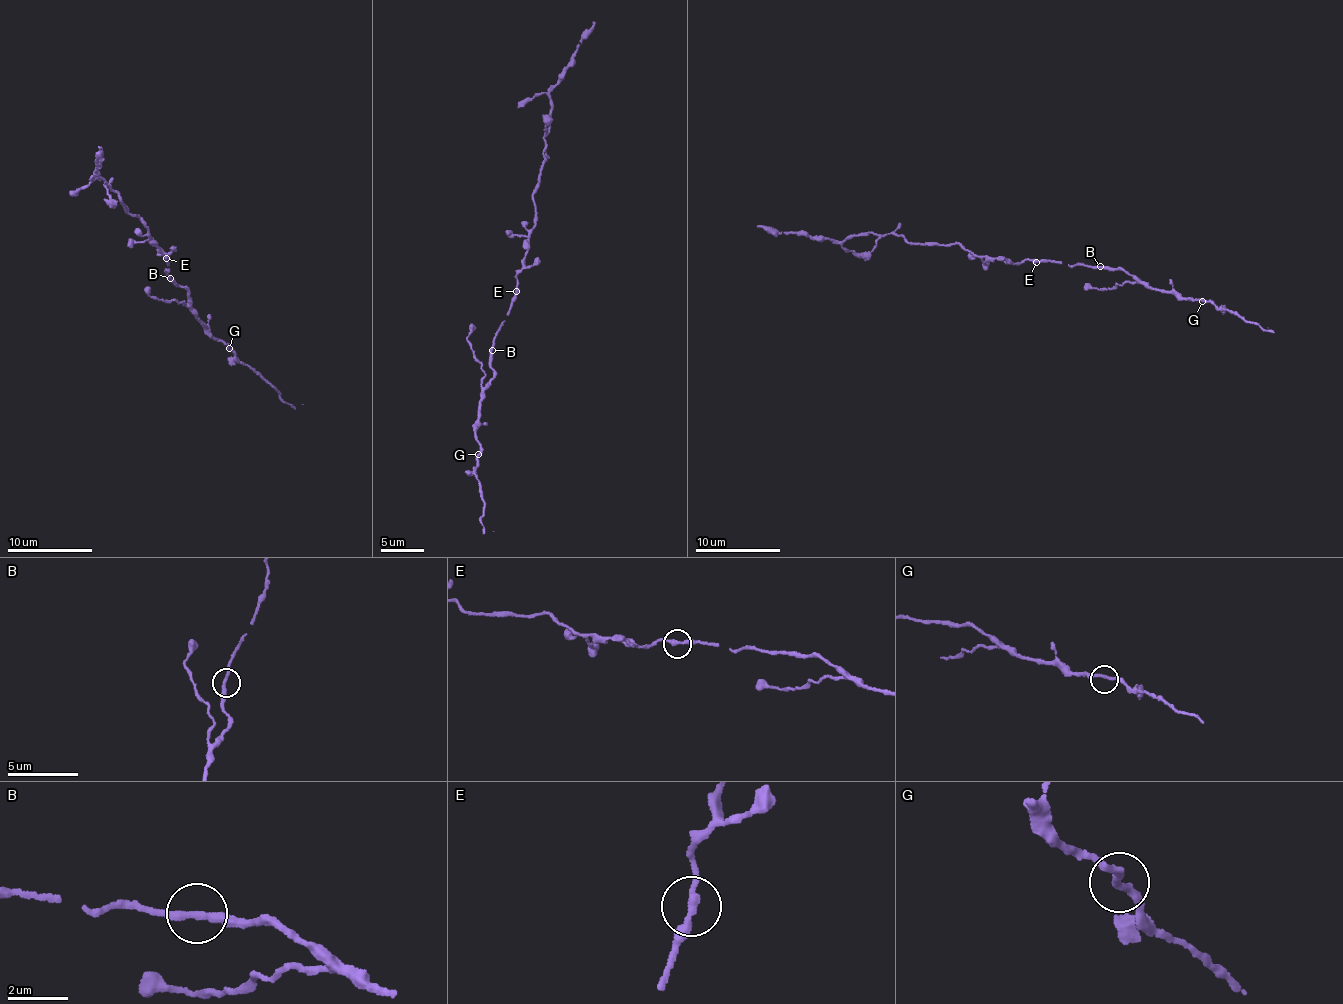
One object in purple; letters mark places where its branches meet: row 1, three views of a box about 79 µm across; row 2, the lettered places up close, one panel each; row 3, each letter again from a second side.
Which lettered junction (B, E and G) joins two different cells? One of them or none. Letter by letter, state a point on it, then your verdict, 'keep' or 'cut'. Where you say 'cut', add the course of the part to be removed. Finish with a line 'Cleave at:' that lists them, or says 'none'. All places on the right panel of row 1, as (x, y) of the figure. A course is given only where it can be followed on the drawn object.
B: (1100, 266) | keep
E: (1036, 262) | keep
G: (1202, 301) | keep
Cleave at: none

